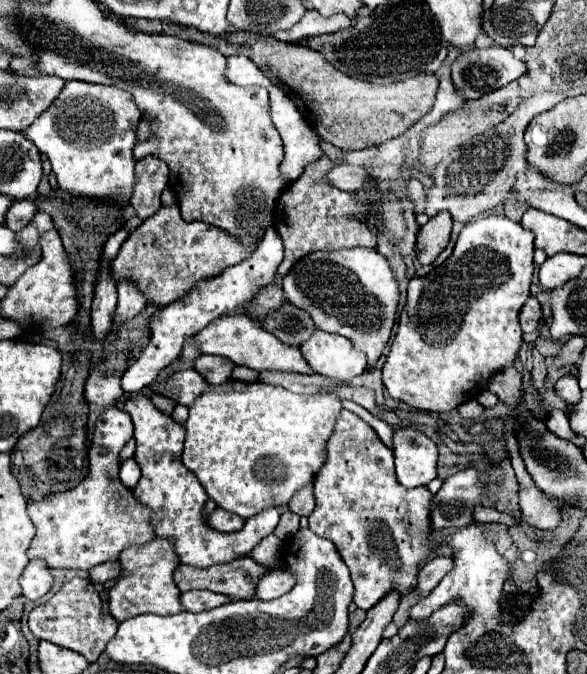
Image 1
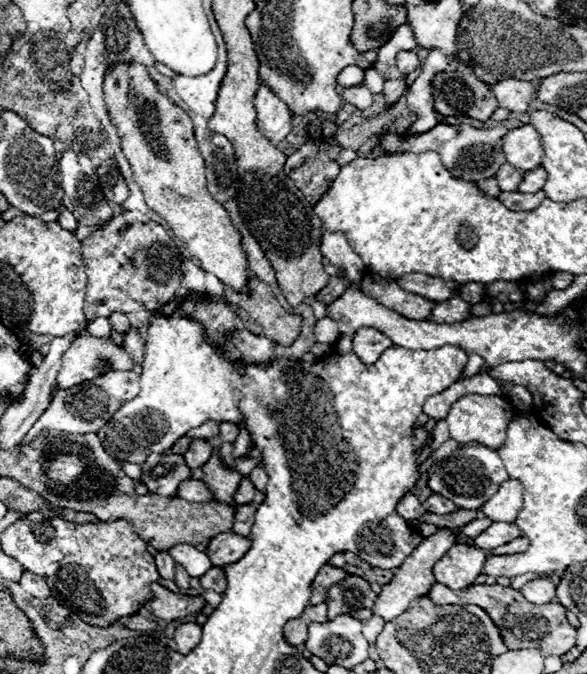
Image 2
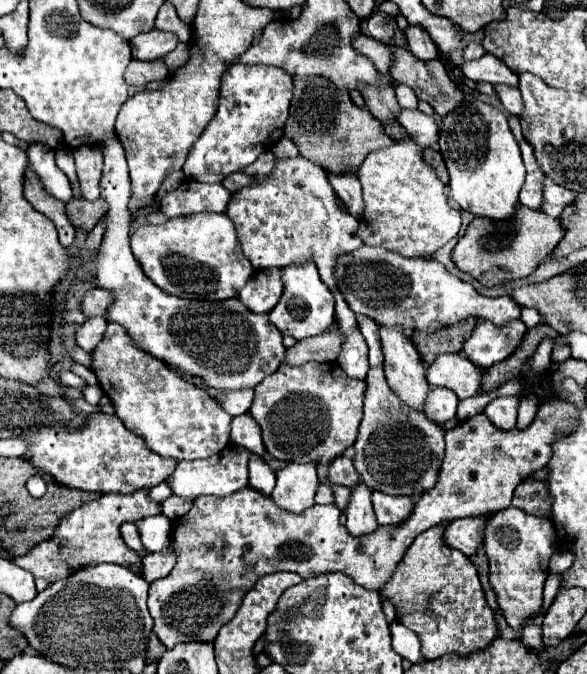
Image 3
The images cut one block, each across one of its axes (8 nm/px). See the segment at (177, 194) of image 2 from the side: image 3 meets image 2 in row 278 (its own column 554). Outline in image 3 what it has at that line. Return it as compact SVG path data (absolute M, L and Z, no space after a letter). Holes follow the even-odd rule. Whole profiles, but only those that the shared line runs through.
M518 206L516 214L508 220L496 222L490 218L474 218L466 228L466 234L452 250L452 260L462 272L470 274L486 288L492 288L532 274L542 264L542 260L552 254L562 236L564 228L560 226L558 218L550 218L542 210Z

